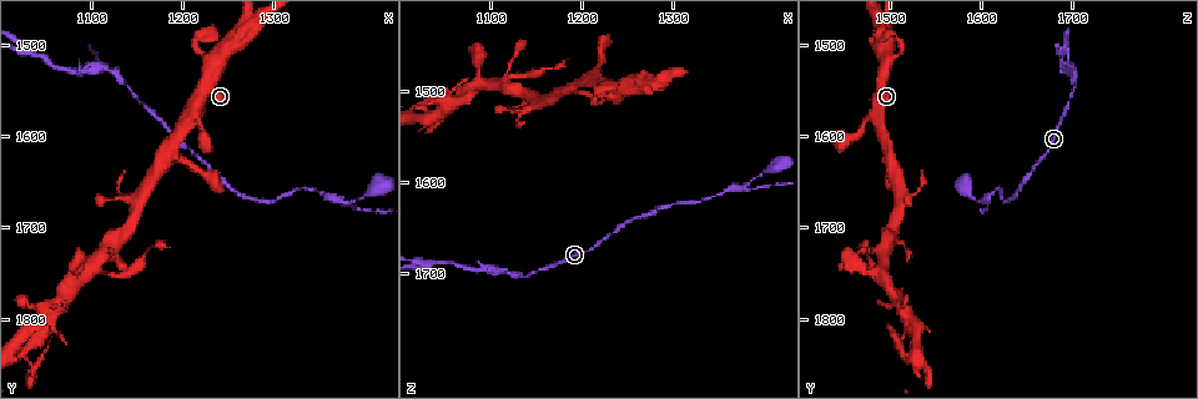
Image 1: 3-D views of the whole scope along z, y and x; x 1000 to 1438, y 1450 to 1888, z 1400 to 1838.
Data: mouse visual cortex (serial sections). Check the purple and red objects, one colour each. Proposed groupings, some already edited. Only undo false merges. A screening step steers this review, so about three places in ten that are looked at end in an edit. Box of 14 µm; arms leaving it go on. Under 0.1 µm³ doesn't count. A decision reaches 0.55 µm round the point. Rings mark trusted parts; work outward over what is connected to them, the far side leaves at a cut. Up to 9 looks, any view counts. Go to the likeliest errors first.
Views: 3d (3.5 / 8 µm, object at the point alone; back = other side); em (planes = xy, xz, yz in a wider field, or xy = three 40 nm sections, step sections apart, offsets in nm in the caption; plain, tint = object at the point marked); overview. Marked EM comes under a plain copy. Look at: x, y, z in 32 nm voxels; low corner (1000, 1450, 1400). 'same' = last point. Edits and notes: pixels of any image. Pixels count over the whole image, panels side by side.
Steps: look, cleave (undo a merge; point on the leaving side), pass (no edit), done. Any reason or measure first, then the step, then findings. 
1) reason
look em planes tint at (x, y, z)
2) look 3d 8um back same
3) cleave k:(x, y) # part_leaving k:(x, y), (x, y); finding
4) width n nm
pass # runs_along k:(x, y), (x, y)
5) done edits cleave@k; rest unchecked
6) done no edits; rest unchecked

look 3d 8um back at (1375, 1670, 1605)

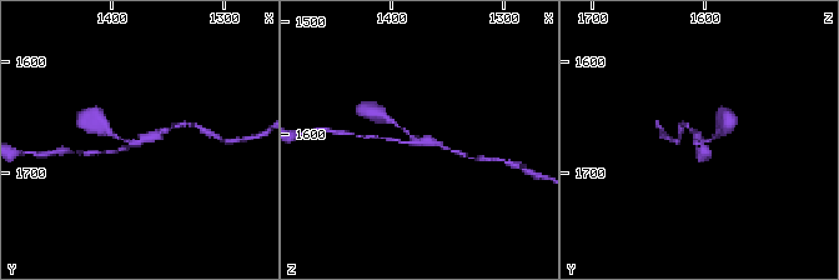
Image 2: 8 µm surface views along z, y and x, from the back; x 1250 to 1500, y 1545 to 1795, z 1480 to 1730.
arms 3; arm_widths 100, 100, 150 nm; now the EM
look em xy step 2 tint at (1374, 1672, 1606)

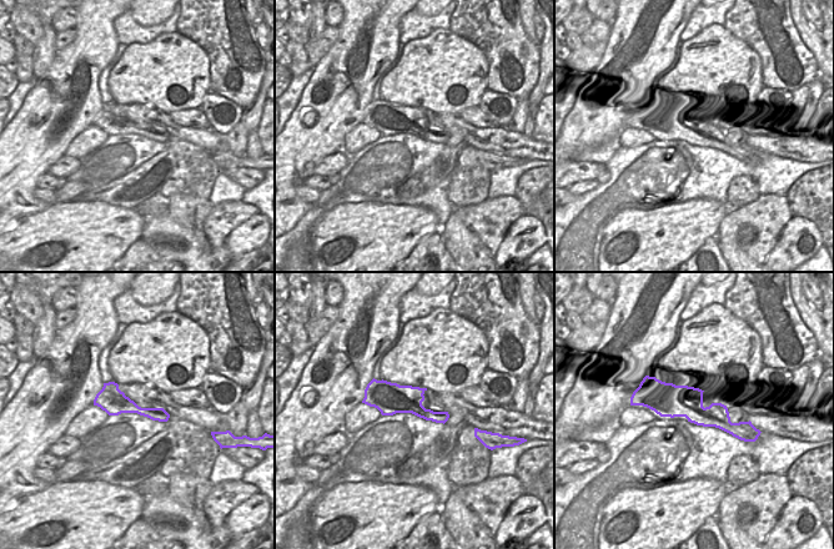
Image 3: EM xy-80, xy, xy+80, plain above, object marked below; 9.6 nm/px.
width 280 nm
pass # runs_along 2:(447, 149), (418, 141), (390, 120); all the same cell

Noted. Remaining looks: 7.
calibre changes
look em planes tint at (1115, 1745, 1485)

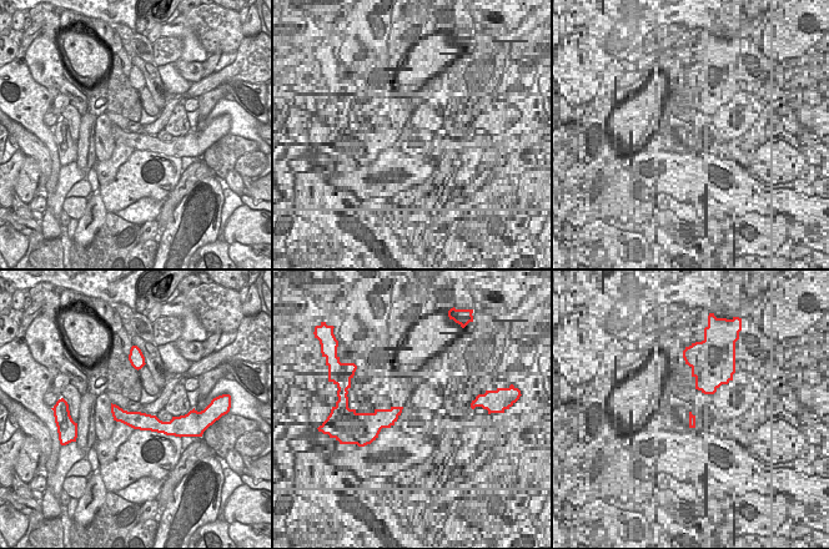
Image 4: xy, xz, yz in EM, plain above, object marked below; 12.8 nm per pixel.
look 3d 3.5um same

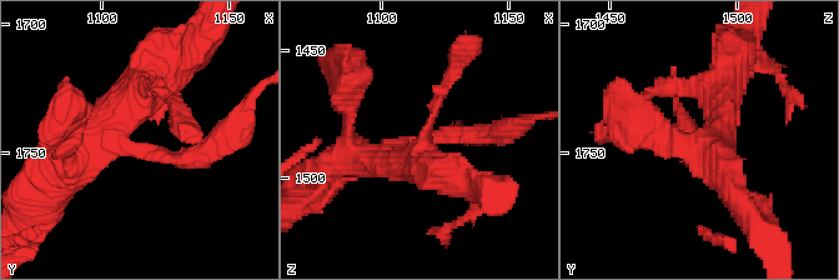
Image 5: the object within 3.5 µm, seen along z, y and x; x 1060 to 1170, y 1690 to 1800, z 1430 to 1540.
cleave 5:(470, 133) # part_leaving 5:(433, 138), (491, 135), (529, 119); a second cell is stuck on

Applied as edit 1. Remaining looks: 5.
redraw
look overview

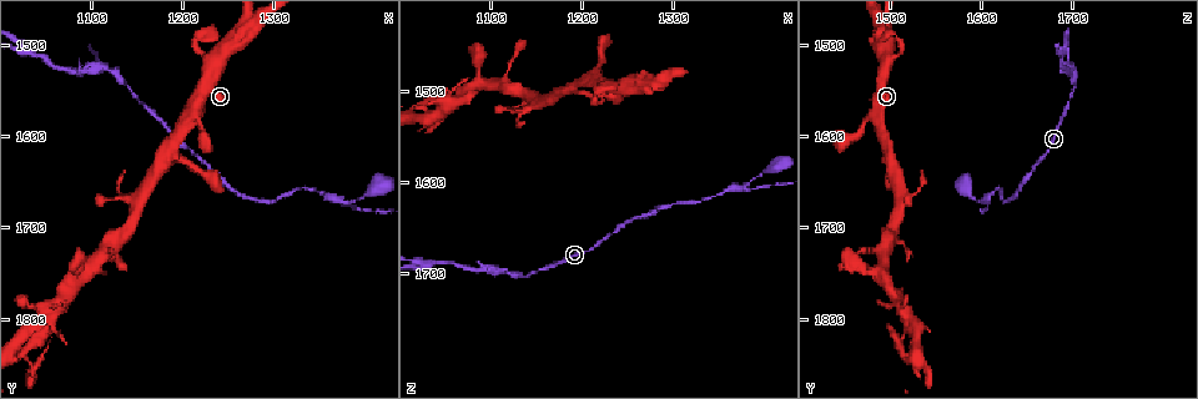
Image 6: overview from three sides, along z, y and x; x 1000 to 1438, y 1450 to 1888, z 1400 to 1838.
sudden change in width
look 3d 3.5um back at (1115, 1525, 1695)

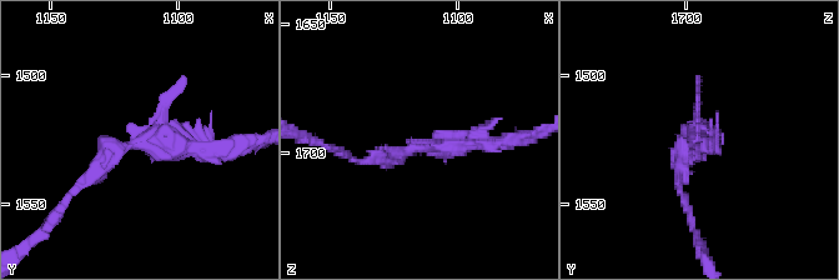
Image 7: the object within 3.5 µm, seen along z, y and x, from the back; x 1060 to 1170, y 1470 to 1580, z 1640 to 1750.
look em xy step 1 tint at (1117, 1528, 1697)

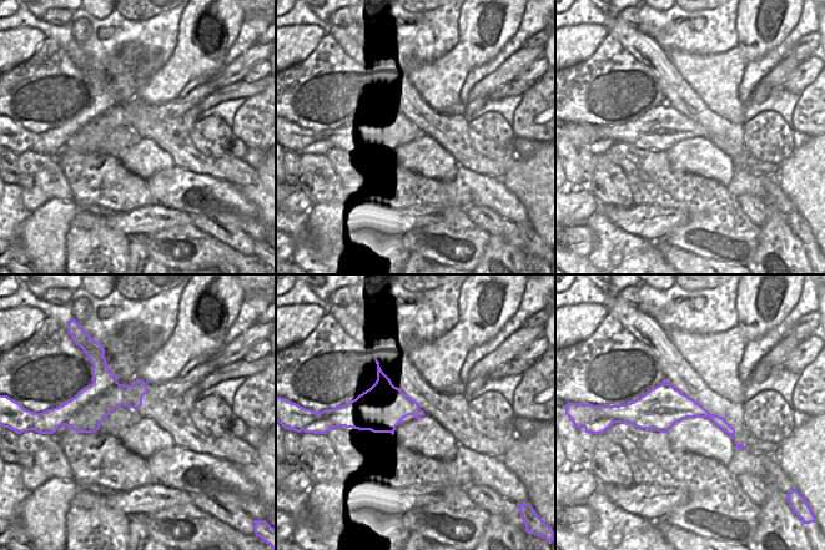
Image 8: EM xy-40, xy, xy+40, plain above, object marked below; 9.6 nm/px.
look em xy step 5 tint same

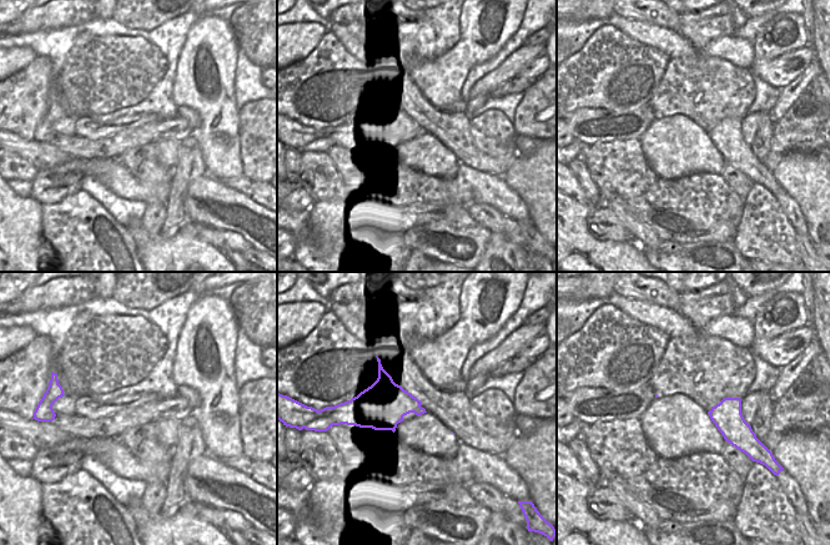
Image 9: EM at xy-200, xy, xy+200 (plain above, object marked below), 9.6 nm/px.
pass # runs_along 7:(71, 191), (121, 145), (212, 149); one cell here

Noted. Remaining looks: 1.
done edits cleave@5; rest unchecked

